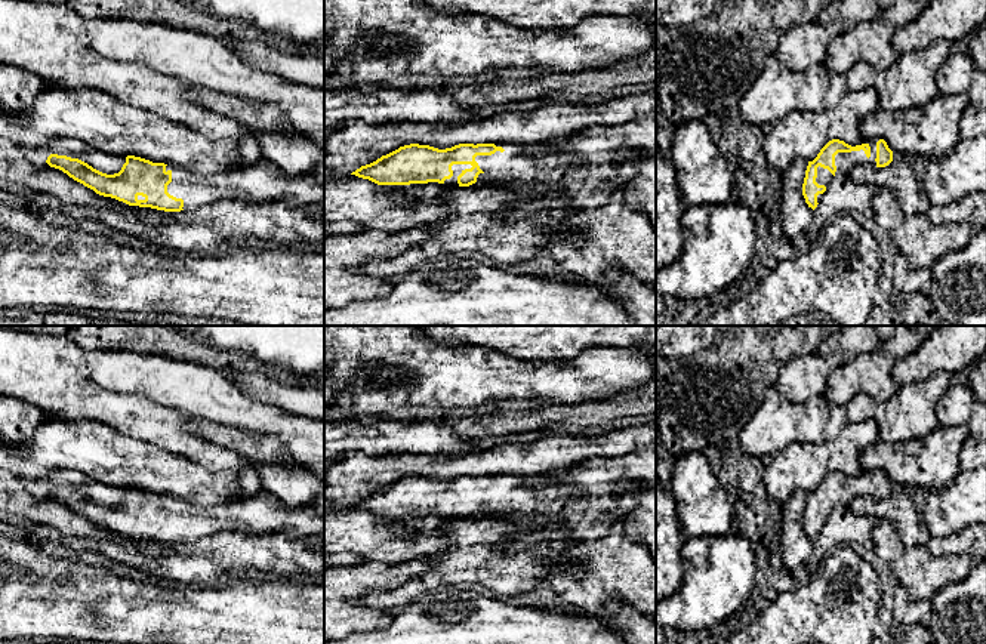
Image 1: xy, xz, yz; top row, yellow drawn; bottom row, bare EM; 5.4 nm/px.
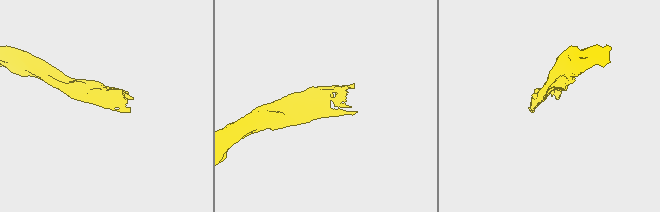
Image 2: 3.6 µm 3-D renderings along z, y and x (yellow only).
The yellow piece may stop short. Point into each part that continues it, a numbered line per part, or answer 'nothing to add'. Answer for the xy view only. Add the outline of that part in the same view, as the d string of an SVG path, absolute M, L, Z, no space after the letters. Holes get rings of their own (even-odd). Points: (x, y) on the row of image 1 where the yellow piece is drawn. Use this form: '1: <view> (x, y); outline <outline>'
1: xy (262, 182); outline M268 160L215 175L201 175L169 164L167 170L172 172L167 192L184 200L185 212L219 201L284 201L289 206L324 207L324 160L314 170L298 175L286 173Z

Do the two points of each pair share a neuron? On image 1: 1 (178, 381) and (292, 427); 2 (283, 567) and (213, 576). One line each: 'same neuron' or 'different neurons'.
1: same neuron
2: same neuron

